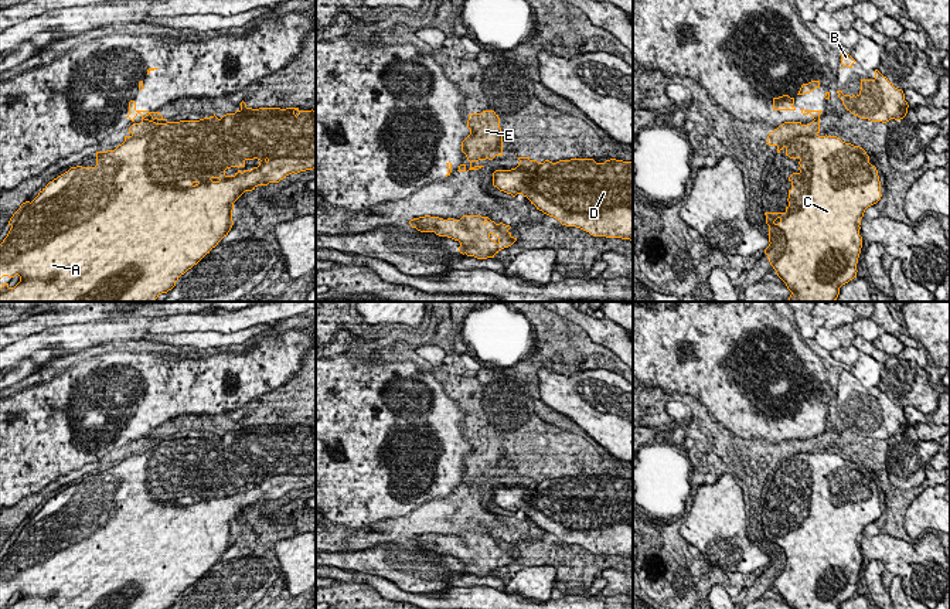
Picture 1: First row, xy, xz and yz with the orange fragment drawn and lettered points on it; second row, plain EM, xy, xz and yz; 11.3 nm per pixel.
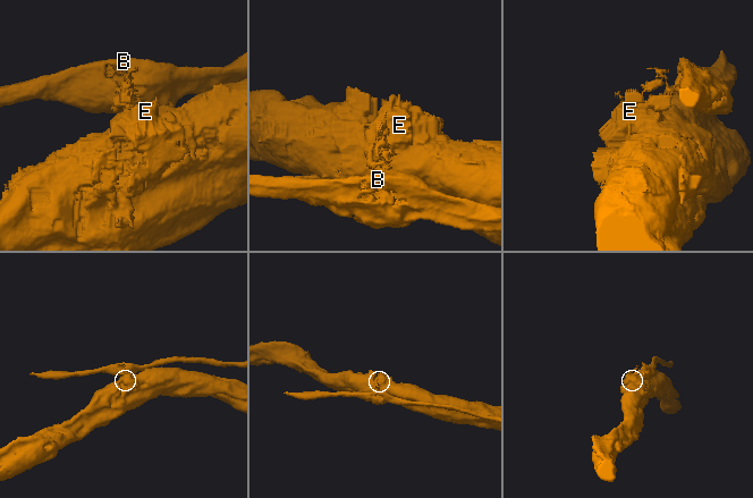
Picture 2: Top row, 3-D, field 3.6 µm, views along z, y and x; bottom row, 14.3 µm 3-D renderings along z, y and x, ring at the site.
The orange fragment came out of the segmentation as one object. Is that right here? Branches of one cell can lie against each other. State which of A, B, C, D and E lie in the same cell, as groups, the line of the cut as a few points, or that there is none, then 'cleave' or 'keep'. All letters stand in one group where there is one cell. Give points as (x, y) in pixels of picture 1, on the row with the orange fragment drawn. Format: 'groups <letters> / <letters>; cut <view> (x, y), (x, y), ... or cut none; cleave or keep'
groups A C D E / B; cut yz (814, 118), (819, 119); cleave

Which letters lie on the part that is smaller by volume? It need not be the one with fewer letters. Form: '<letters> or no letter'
B

